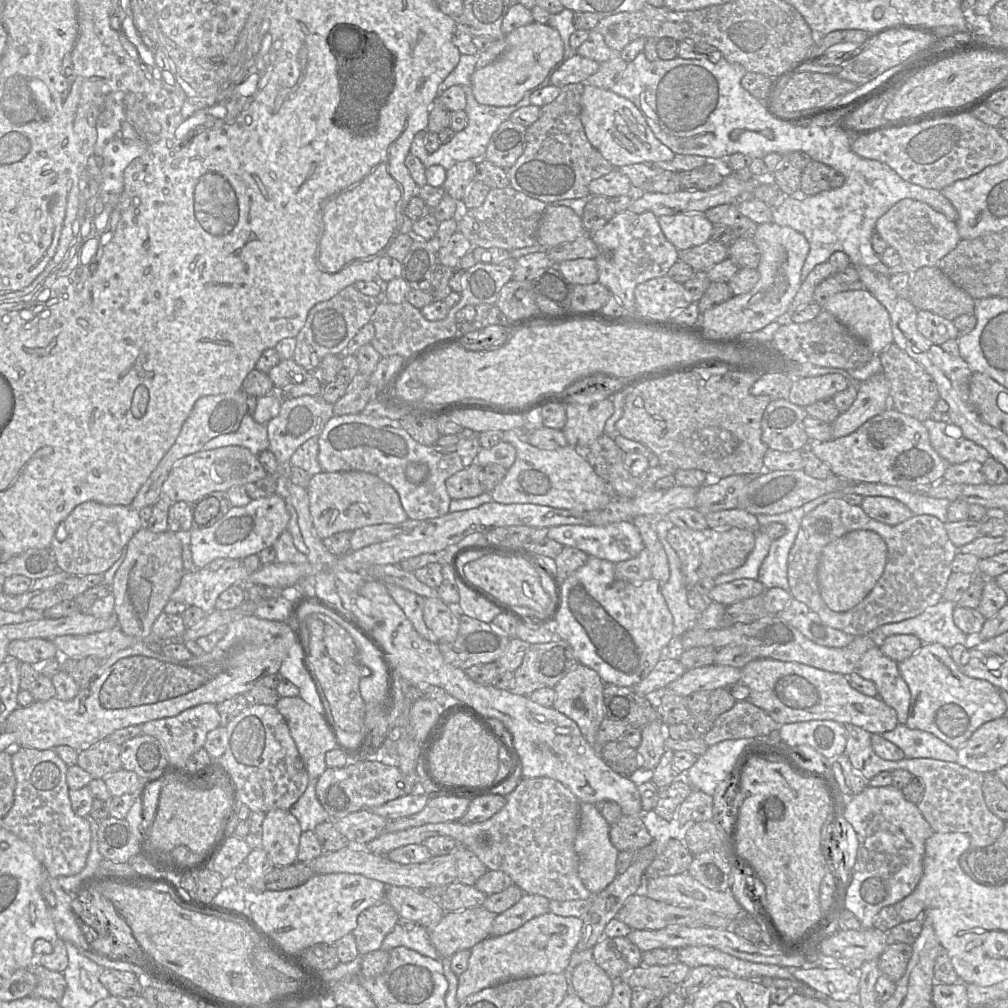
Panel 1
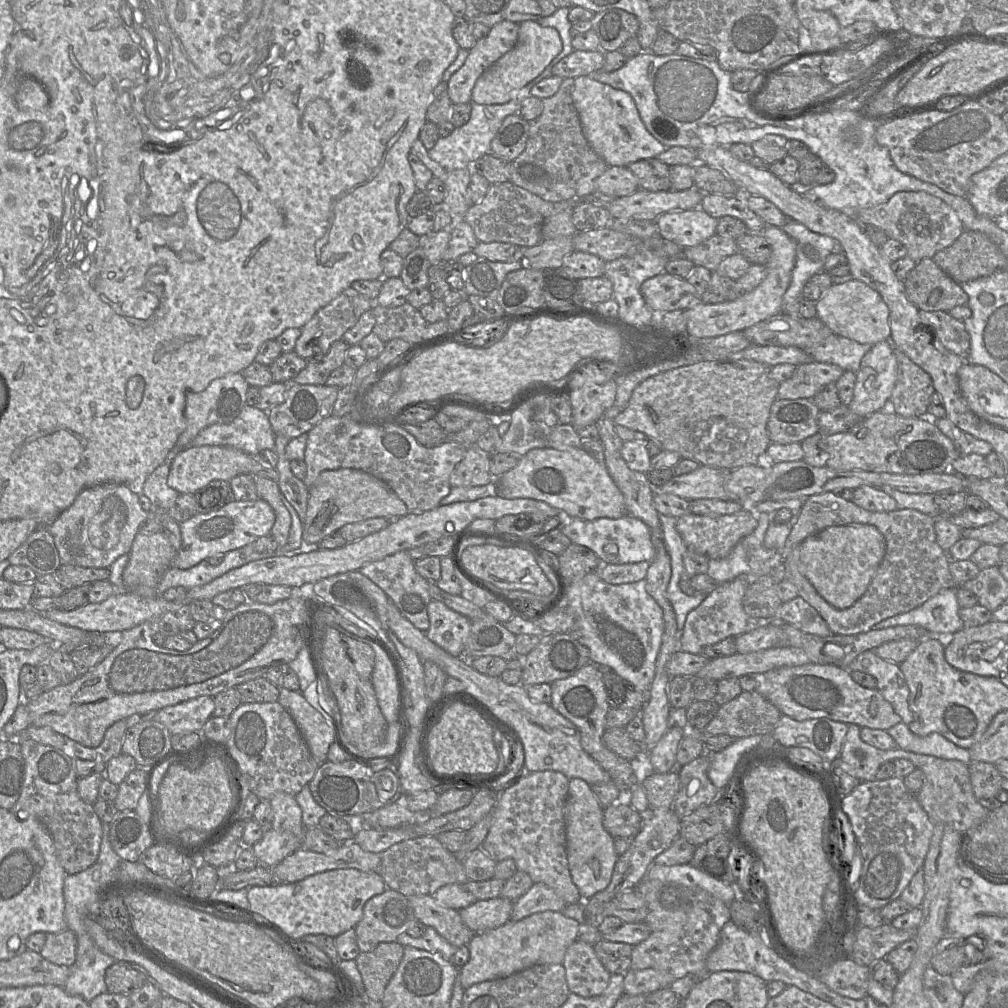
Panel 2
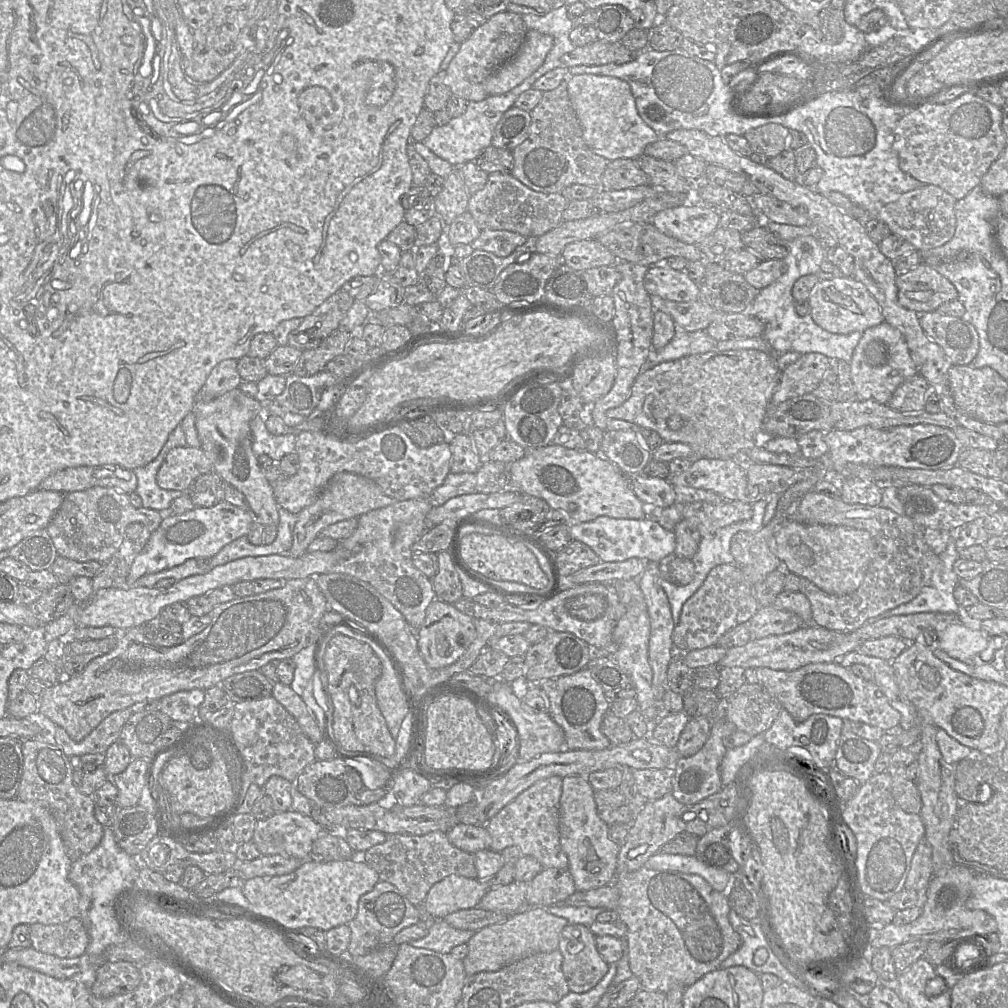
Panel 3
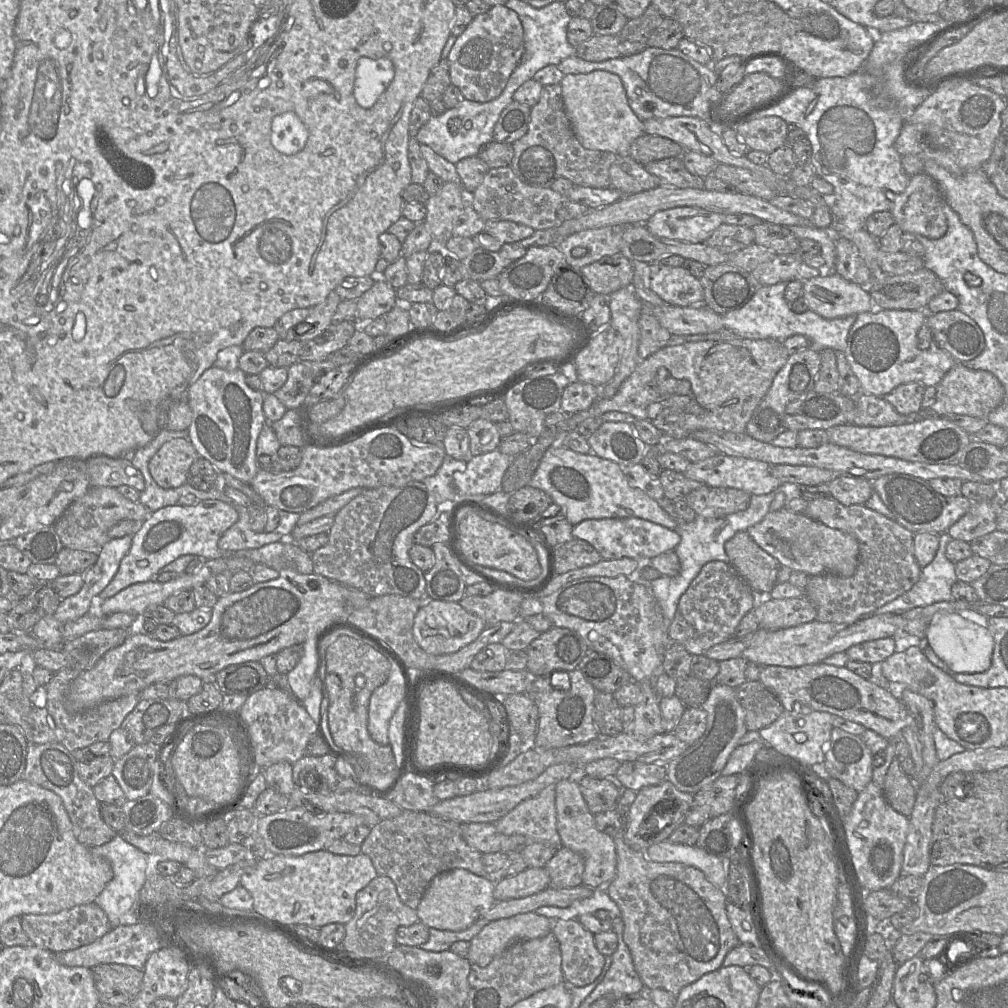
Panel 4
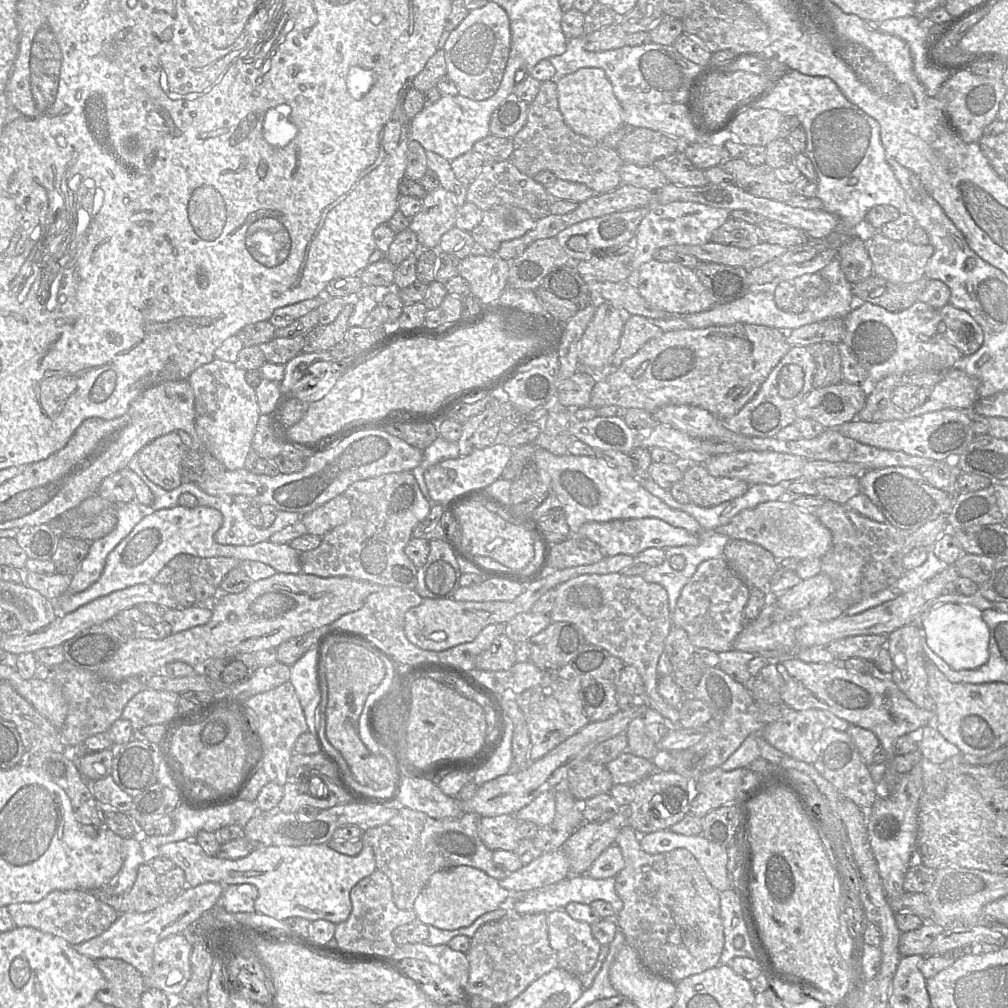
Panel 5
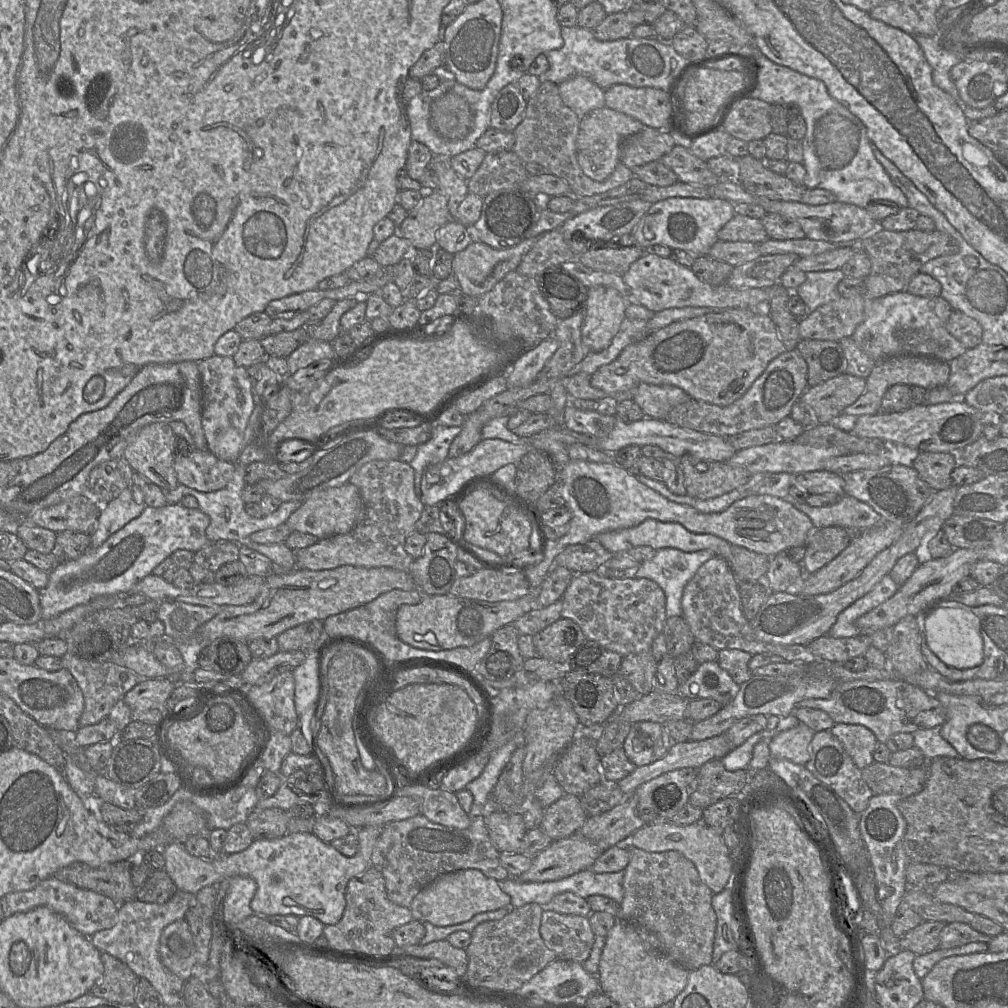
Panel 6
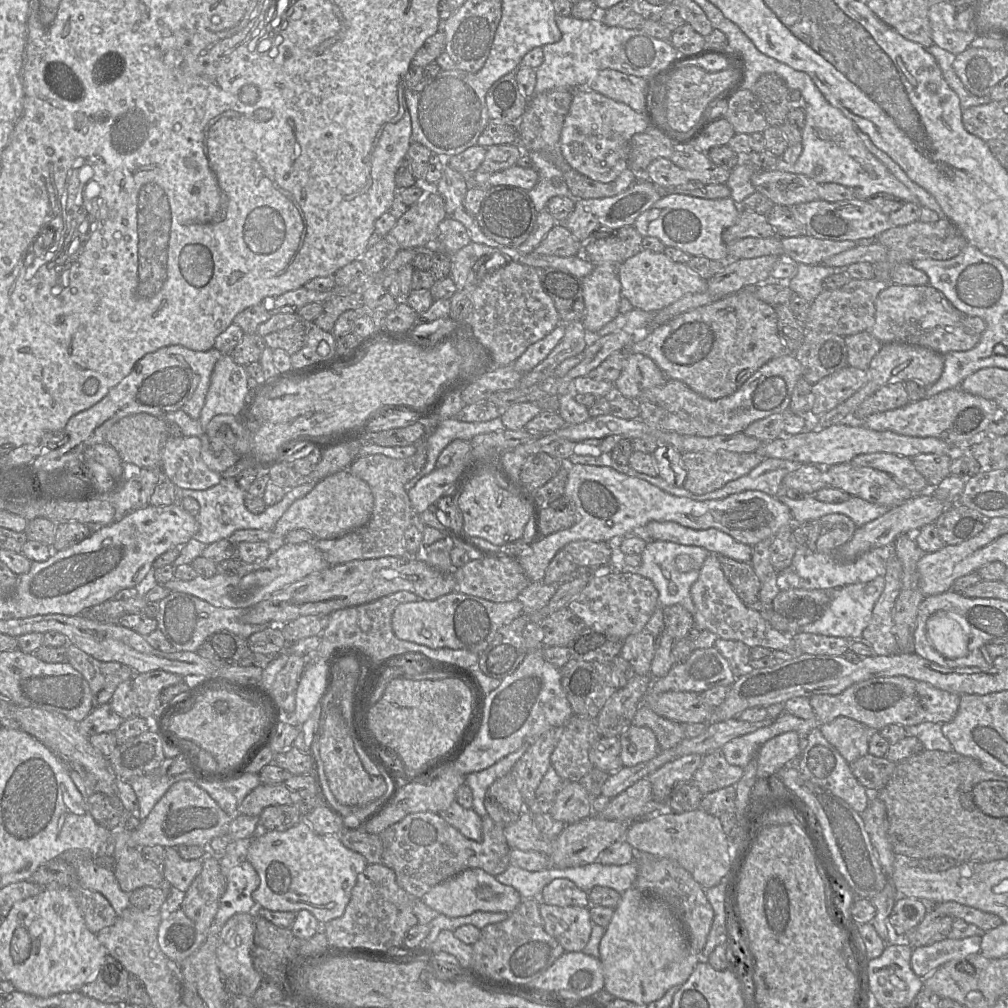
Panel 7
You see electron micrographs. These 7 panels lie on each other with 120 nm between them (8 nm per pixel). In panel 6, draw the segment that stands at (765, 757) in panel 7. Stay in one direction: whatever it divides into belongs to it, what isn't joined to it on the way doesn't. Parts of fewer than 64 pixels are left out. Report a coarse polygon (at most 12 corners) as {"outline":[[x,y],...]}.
{"outline":[[804,723],[769,740],[772,758],[805,765],[814,731]]}

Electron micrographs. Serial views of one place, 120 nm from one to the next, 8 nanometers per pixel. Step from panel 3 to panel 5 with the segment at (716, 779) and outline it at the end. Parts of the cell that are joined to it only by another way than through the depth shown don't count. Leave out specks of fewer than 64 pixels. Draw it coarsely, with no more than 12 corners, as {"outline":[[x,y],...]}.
{"outline":[[719,667],[690,696],[711,710],[706,735],[660,751],[655,770],[693,781],[761,732],[756,702]]}

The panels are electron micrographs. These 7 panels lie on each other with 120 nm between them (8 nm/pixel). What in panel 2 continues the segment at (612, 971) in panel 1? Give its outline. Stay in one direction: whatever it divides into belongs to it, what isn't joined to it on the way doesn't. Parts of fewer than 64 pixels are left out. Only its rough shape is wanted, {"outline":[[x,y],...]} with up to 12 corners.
{"outline":[[600,938],[595,953],[610,974],[630,970],[632,945]]}

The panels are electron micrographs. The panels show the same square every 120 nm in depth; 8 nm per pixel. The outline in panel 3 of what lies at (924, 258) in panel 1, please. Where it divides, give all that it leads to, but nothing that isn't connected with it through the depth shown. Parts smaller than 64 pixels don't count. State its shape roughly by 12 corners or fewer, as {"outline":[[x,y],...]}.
{"outline":[[932,184],[866,211],[836,191],[825,196],[864,224],[884,222],[918,251],[955,233],[957,200]]}

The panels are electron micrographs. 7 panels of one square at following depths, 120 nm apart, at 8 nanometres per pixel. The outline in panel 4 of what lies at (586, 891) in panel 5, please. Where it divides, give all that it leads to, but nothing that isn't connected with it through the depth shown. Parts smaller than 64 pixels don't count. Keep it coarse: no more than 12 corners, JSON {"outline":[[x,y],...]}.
{"outline":[[605,888],[568,907],[542,906],[534,912],[551,920],[577,919],[600,909],[621,916]]}

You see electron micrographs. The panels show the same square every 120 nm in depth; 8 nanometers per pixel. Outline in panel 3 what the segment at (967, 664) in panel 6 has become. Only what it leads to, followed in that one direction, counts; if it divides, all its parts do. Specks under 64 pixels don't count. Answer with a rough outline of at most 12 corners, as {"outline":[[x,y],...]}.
{"outline":[[962,623],[939,634],[938,648],[972,663],[988,646],[988,635]]}

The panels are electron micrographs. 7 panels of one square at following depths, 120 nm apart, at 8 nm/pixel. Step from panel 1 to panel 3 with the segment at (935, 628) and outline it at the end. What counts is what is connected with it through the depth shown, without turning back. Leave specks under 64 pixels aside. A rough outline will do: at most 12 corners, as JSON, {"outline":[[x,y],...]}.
{"outline":[[951,537],[939,555],[943,571],[933,574],[910,602],[869,618],[865,624],[896,615],[959,613],[953,592],[959,558]]}

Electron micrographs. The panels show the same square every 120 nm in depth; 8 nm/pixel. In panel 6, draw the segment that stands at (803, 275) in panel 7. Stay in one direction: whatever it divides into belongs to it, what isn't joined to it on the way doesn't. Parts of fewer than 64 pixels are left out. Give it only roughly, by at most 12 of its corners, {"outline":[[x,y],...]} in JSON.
{"outline":[[841,269],[807,272],[805,316],[841,296]]}

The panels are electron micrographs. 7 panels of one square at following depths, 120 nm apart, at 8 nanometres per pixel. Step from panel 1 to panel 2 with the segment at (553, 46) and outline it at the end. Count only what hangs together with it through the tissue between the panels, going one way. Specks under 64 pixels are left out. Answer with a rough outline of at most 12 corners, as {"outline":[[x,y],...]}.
{"outline":[[519,23],[516,45],[477,79],[472,102],[507,103],[561,50],[555,28]]}

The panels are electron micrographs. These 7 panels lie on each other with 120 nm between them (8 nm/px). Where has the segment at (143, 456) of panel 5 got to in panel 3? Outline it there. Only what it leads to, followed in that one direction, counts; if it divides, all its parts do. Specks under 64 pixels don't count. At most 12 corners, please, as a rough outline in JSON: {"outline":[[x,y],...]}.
{"outline":[[201,447],[167,453],[156,480],[188,492],[213,464]]}

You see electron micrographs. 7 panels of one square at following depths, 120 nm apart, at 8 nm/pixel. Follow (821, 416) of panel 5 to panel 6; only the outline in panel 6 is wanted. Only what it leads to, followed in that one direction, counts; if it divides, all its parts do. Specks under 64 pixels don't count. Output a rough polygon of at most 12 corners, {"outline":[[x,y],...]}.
{"outline":[[847,373],[808,387],[800,398],[816,424],[830,424],[864,392]]}

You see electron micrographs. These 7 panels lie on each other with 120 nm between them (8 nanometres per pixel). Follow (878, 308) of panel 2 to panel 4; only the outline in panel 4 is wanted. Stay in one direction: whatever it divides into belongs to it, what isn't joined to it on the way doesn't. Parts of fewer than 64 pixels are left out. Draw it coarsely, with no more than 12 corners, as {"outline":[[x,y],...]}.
{"outline":[[834,272],[802,282],[808,309],[825,319],[875,308],[866,287]]}

